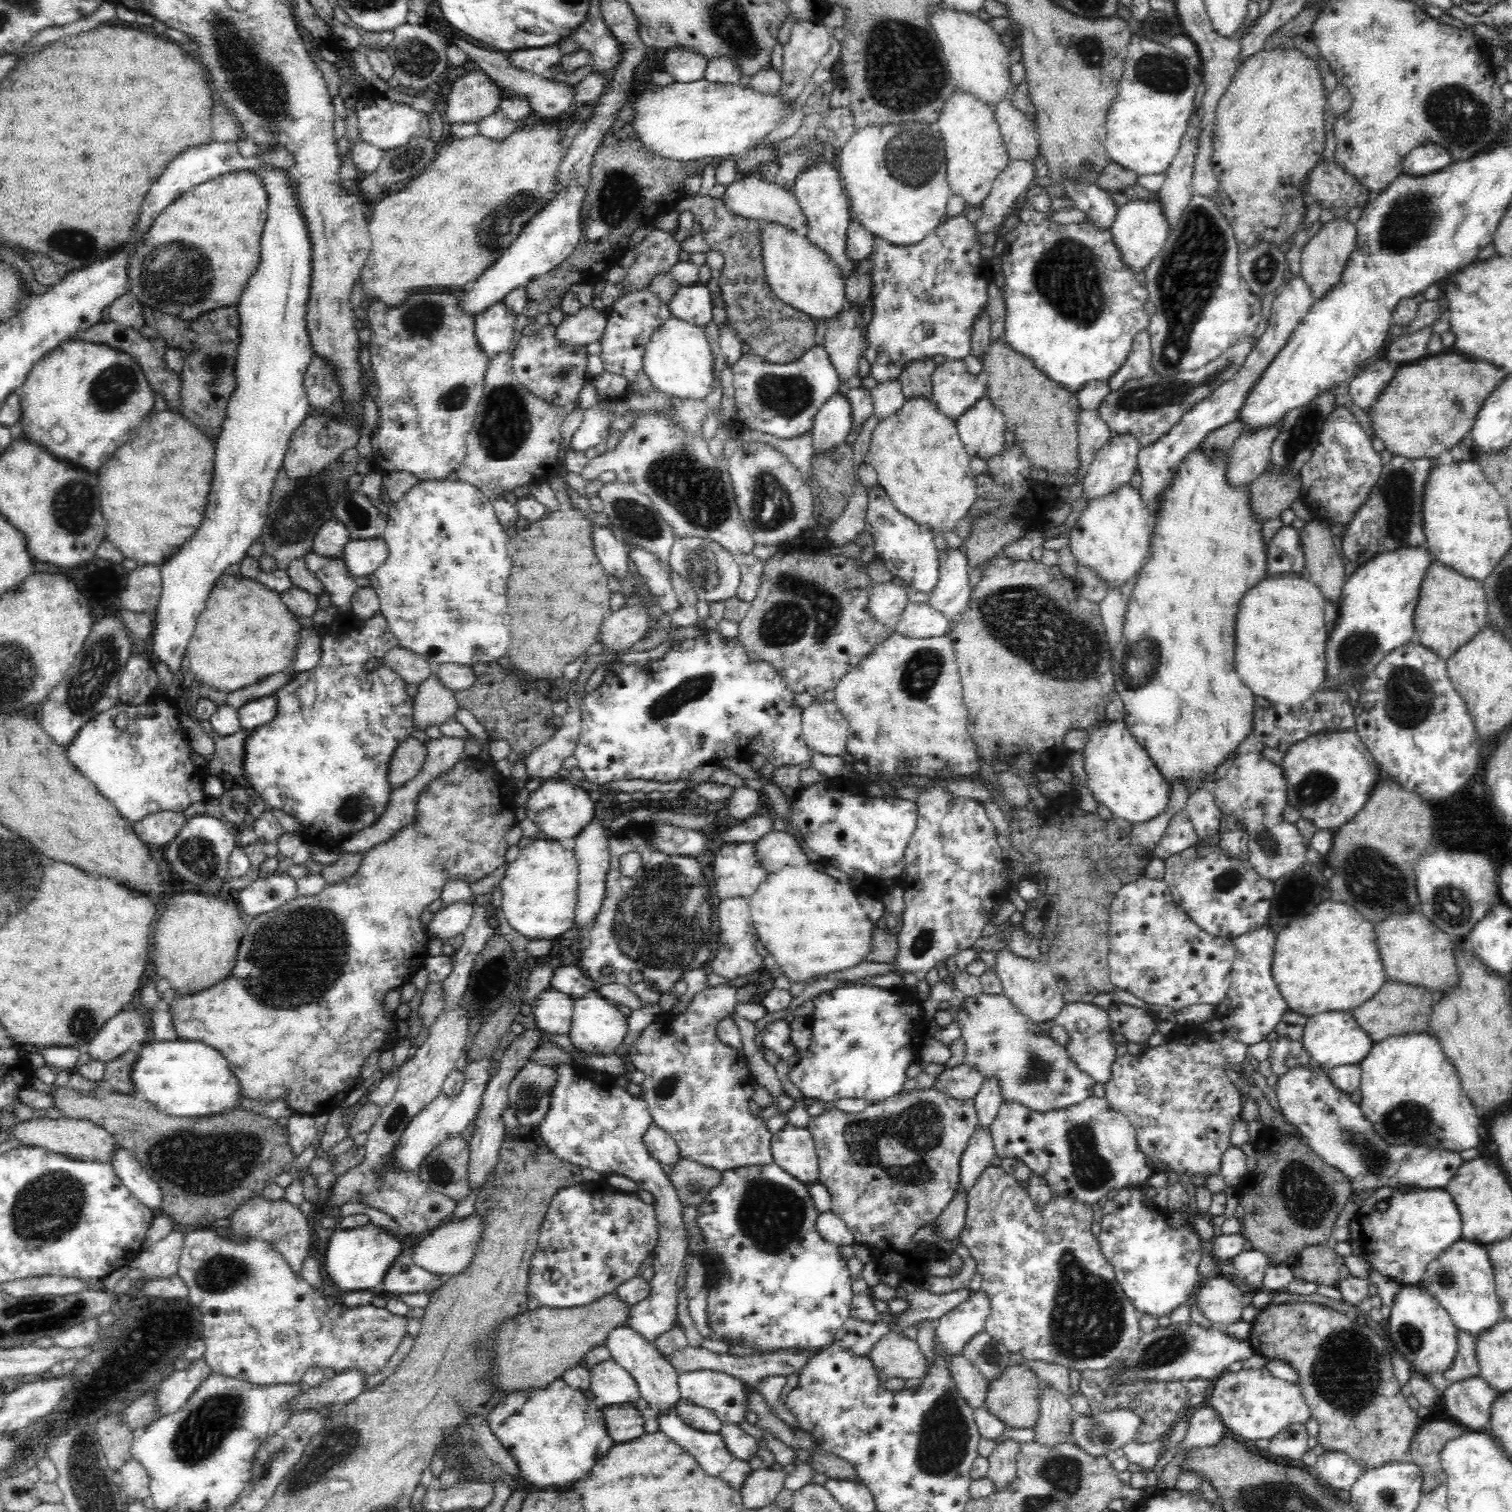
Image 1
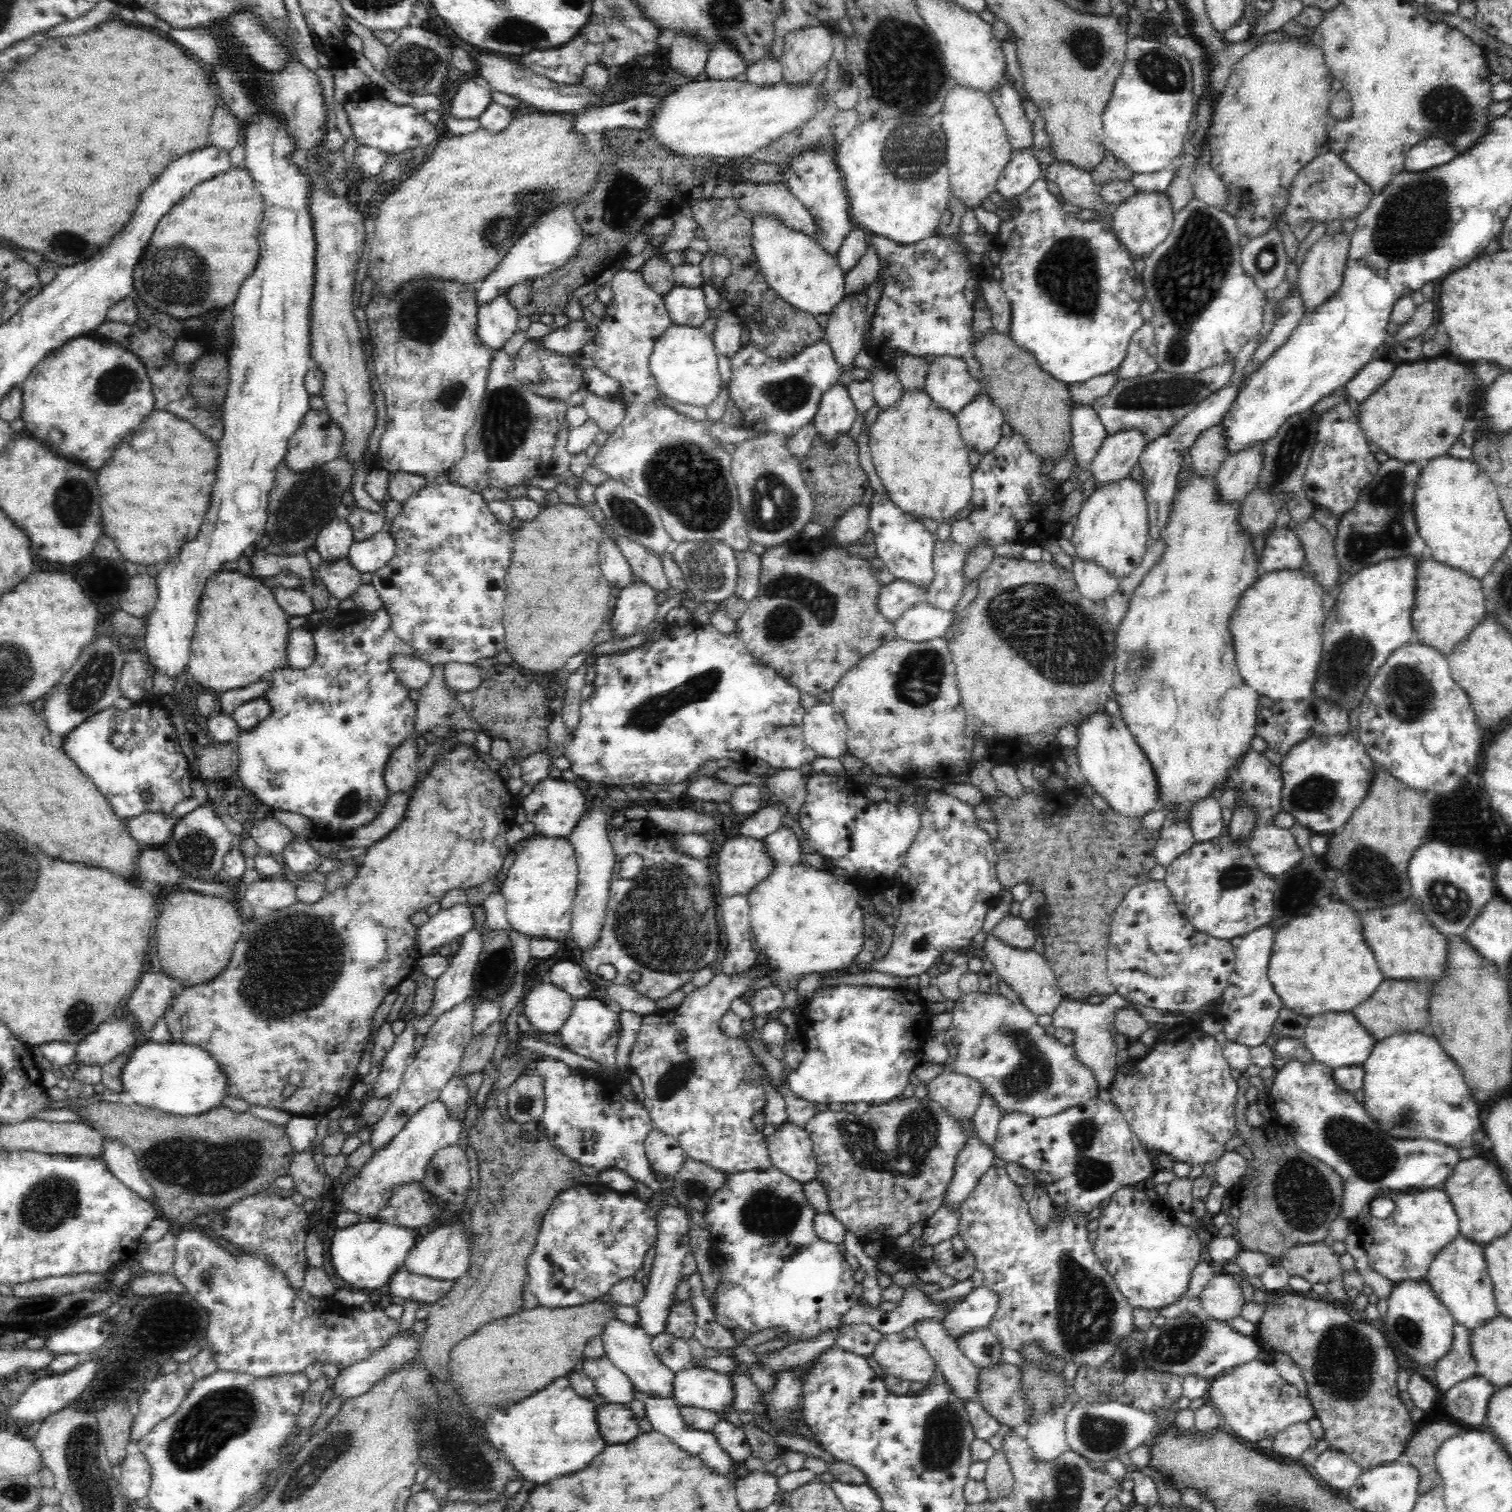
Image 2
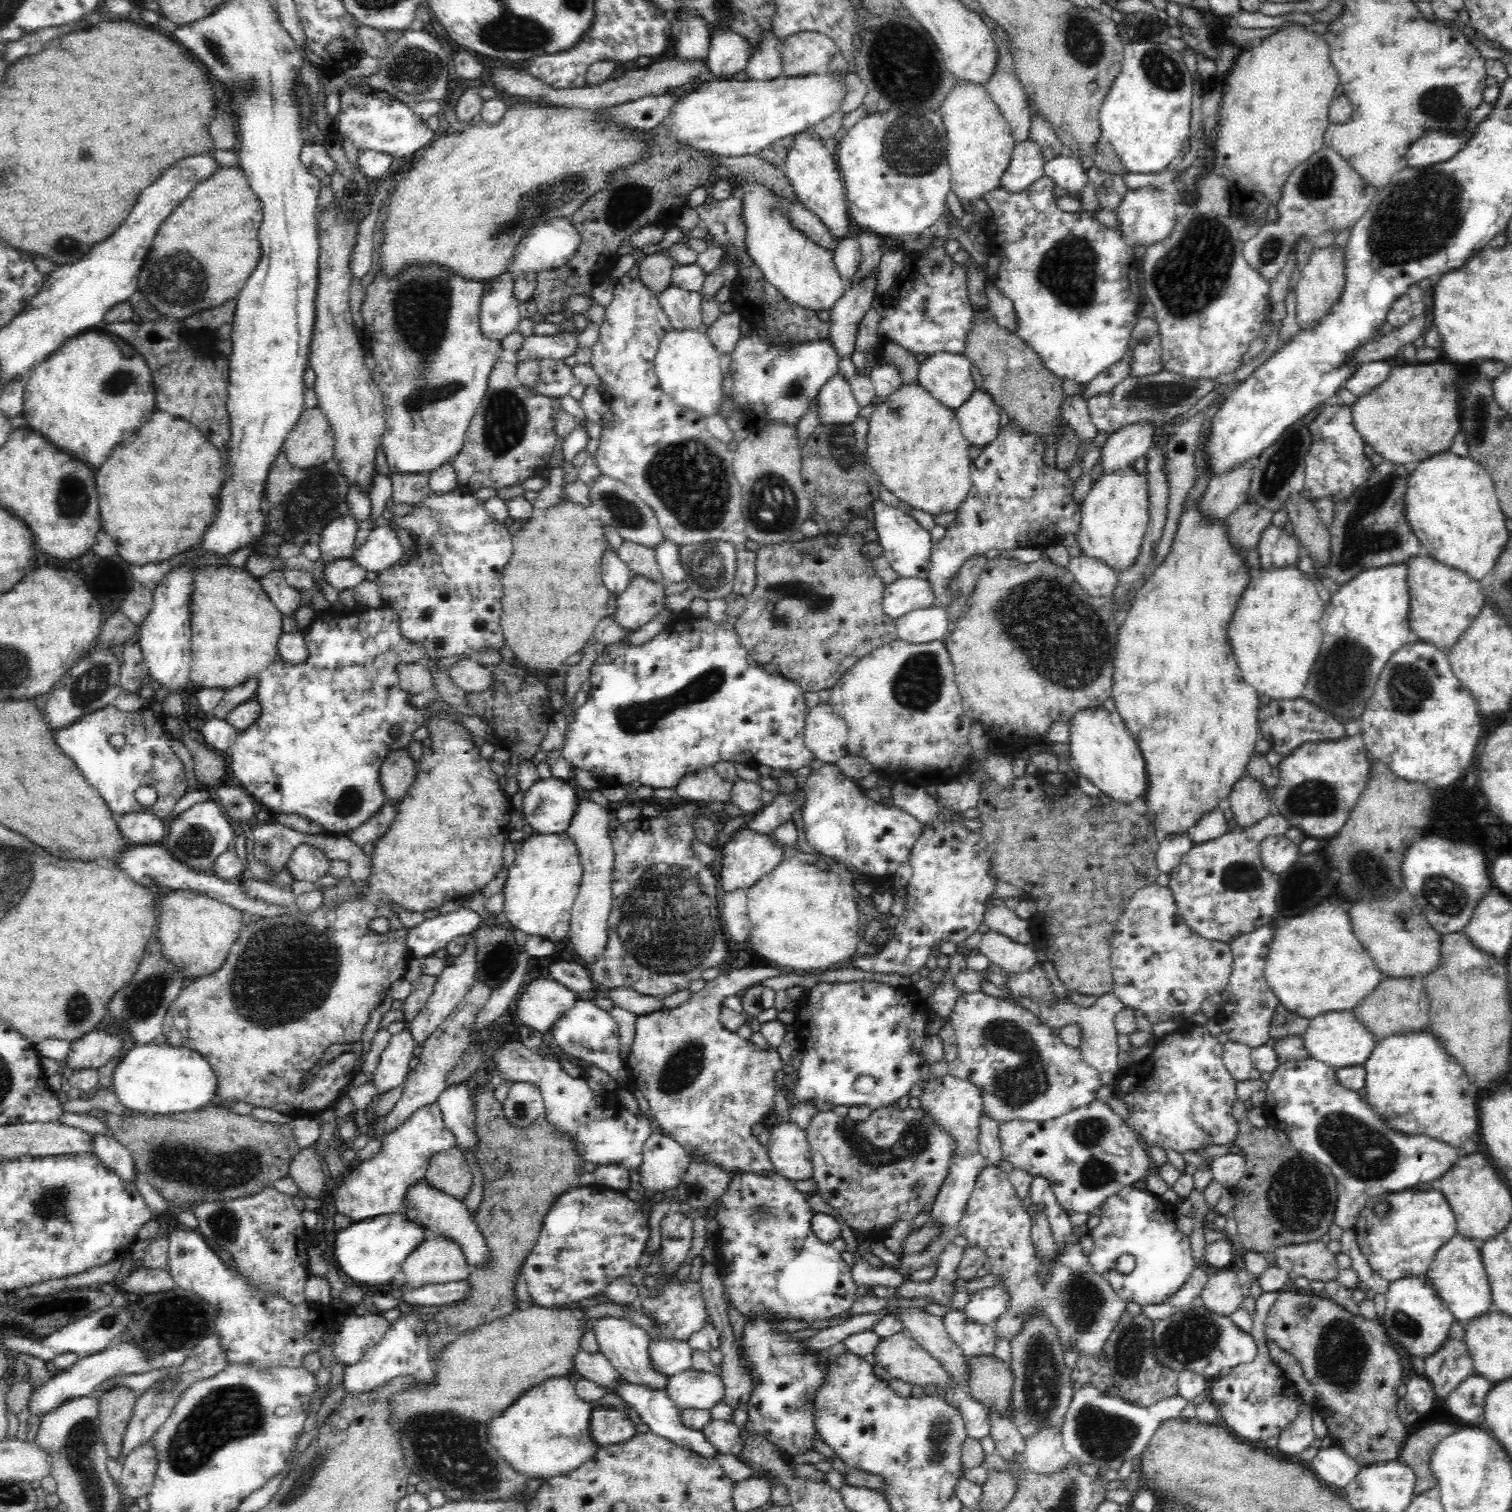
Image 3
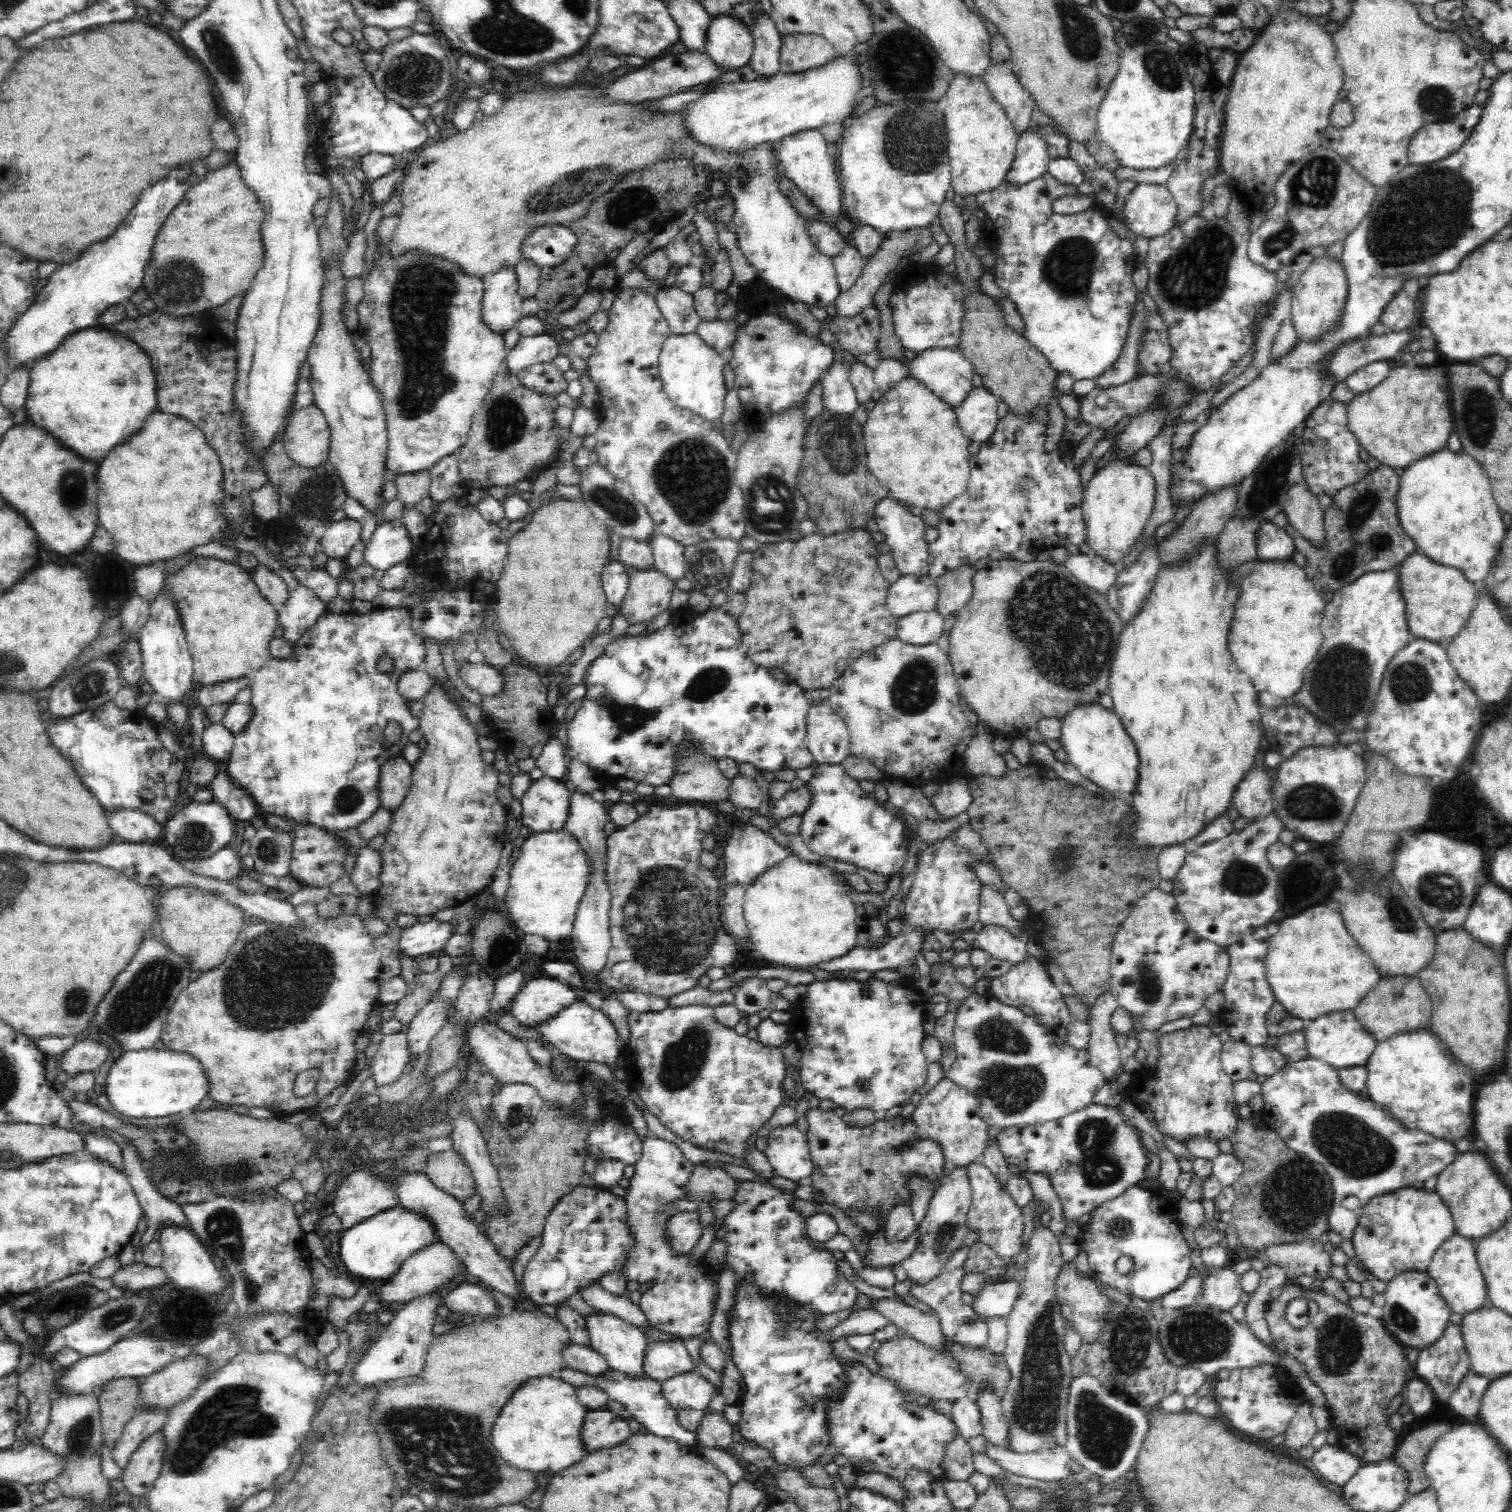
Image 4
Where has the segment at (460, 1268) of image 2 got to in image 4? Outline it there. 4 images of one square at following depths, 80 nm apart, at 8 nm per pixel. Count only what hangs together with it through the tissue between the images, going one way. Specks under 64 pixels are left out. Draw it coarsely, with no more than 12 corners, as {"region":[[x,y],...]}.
{"region":[[444,1243],[409,1256],[372,1287],[382,1306],[430,1294],[460,1261]]}

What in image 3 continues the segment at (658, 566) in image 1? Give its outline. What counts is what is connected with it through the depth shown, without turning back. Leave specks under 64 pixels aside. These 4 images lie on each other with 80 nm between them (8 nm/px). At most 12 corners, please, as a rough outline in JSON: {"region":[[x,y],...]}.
{"region":[[623,540],[617,555],[632,574],[664,584],[652,547]]}

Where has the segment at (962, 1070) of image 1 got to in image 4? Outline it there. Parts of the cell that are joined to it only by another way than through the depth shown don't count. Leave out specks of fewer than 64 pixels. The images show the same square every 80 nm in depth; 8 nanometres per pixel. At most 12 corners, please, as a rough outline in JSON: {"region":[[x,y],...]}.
{"region":[[943,1078],[913,1114],[944,1166],[981,1160],[988,1143],[974,1094]]}

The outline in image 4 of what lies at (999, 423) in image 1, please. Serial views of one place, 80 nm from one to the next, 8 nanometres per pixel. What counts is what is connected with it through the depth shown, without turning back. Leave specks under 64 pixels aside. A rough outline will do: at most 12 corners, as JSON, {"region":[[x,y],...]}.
{"region":[[983,385],[954,407],[971,443],[983,443],[998,424],[999,400]]}

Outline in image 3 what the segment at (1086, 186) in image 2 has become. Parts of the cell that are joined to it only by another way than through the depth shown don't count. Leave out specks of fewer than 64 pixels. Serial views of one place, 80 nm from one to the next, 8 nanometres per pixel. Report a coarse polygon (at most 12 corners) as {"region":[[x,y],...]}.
{"region":[[1069,153],[1047,161],[1044,171],[1060,188],[1078,194],[1088,183]]}

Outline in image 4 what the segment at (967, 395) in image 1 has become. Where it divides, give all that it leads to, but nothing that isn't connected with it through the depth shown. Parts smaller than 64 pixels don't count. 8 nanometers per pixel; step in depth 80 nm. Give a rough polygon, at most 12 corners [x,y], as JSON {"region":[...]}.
{"region":[[958,348],[908,360],[909,375],[950,406],[973,389],[973,364]]}

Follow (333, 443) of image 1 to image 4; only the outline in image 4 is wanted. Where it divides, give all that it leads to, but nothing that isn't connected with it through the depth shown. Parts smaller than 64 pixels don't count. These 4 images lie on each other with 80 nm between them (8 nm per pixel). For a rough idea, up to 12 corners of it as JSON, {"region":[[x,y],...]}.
{"region":[[314,403],[282,435],[298,466],[327,461],[331,428]]}

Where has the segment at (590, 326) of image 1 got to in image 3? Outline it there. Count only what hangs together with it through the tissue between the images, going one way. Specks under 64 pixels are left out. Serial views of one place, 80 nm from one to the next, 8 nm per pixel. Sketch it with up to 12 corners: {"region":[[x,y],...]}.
{"region":[[576,335],[524,338],[515,364],[564,359],[576,352]]}

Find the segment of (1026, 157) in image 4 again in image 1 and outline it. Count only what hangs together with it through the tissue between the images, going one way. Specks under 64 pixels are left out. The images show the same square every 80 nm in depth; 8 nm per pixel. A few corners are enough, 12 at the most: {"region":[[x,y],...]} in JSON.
{"region":[[1012,161],[993,182],[976,221],[997,232],[1035,178],[1034,161]]}

